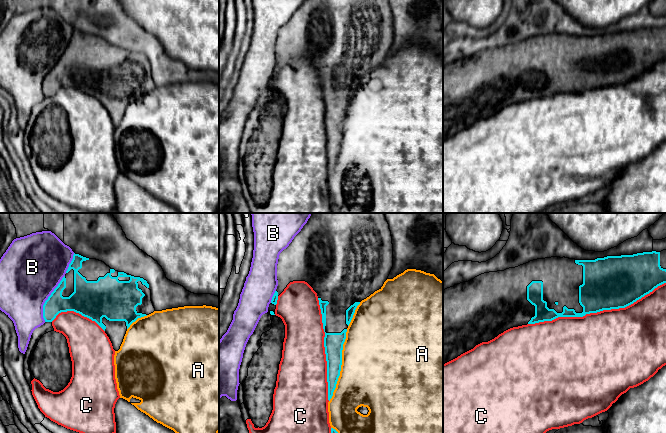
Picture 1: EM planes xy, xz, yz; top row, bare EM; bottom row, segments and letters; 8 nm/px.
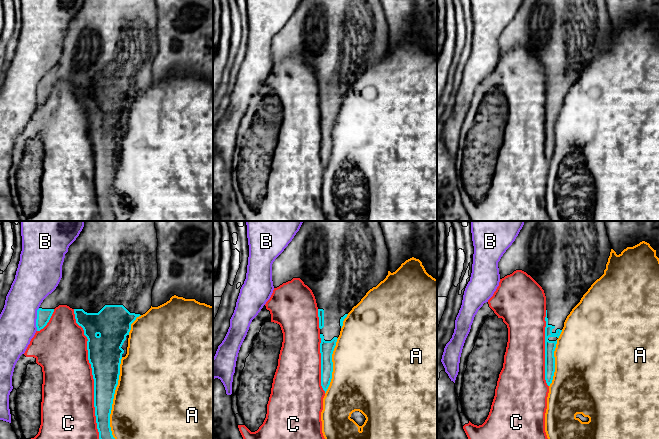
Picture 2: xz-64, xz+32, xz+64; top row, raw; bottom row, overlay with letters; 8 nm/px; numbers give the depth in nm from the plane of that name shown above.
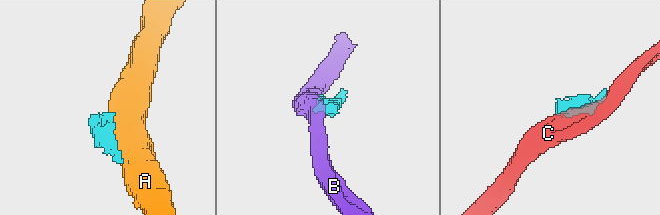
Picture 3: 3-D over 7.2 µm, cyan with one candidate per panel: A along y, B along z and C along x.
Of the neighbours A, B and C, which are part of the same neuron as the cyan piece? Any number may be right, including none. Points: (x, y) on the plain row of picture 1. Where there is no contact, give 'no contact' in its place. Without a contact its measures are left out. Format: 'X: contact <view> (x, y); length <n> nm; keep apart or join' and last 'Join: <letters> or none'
A: contact xz (341, 140); length 600 nm; keep apart
B: contact xy (48, 74); length 400 nm; keep apart
C: contact yz (596, 88); length 1150 nm; keep apart
Join: none

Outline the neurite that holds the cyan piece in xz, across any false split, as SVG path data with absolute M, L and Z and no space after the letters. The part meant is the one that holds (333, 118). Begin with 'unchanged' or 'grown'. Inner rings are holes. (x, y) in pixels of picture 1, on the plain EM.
grown | M305 0L301 5L301 7L294 13L294 15L289 20L289 22L286 25L284 25L279 31L278 40L277 40L278 62L272 73L271 79L276 81L278 72L284 67L287 61L293 57L305 57L317 69L321 90L322 90L323 105L325 108L324 123L325 123L326 137L327 137L327 158L328 158L329 177L333 172L333 168L336 164L336 160L340 152L341 141L342 141L343 120L346 115L347 104L353 94L355 86L362 76L369 73L375 67L381 65L384 58L387 56L392 43L393 43L393 20L392 20L392 12L391 12L391 7L389 5L389 0Z

